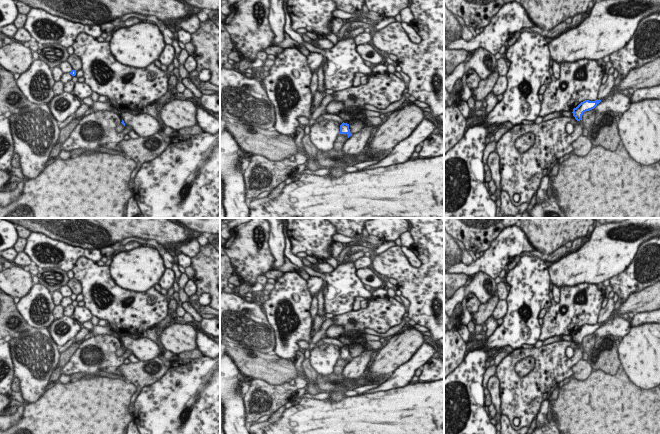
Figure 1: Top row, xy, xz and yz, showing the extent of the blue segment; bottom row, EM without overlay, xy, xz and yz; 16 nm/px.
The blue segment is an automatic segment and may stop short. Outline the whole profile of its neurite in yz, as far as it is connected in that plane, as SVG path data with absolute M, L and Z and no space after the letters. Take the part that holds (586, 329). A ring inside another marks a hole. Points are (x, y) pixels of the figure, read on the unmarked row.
M585 324L581 326L576 332L573 333L573 340L577 345L582 345L582 339L584 336L594 333L601 324L589 325Z

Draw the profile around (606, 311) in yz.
M609 298L605 307L603 307L599 313L598 324L606 321L612 314L615 308L615 302L613 298Z

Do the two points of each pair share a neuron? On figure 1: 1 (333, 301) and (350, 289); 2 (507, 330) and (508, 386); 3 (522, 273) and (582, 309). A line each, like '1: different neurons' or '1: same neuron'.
1: same neuron
2: different neurons
3: different neurons

